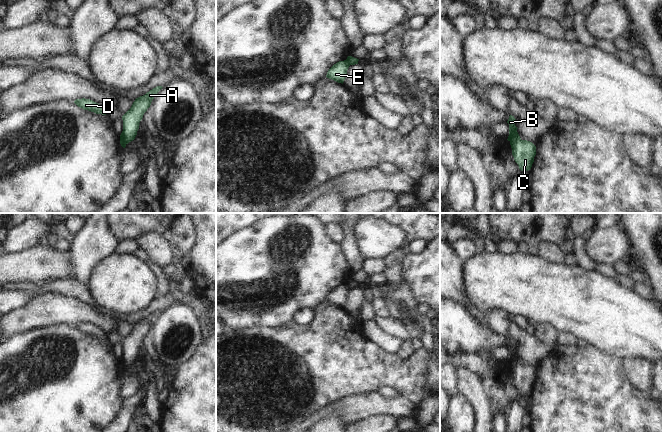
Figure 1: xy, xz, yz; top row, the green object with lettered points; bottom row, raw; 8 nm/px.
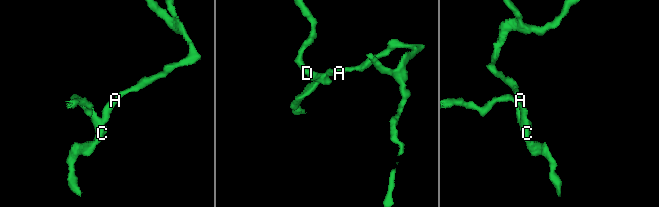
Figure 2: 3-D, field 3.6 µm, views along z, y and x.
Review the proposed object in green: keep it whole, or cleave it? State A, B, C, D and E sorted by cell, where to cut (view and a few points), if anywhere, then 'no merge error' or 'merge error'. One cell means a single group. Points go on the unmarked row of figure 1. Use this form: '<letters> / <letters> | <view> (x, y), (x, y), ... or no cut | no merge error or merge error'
A B / C D E | yz (516, 355), (510, 365) | merge error

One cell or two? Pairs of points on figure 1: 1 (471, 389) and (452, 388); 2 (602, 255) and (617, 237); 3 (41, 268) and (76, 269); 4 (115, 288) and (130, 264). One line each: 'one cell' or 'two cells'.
1: two cells
2: one cell
3: two cells
4: one cell

